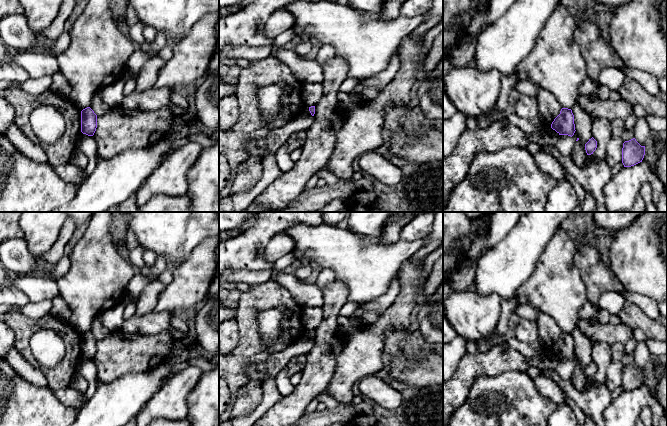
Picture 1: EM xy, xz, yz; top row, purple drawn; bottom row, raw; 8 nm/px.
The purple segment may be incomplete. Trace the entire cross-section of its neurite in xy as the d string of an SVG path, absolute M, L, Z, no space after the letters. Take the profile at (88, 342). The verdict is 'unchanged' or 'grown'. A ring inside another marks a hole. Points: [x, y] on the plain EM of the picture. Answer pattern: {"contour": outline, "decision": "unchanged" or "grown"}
{"contour": "M87 331L81 335L81 356L93 360L97 352L97 339Z", "decision": "unchanged"}

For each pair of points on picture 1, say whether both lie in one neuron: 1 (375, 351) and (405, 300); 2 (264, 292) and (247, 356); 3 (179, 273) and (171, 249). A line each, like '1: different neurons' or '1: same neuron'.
1: same neuron
2: same neuron
3: different neurons

